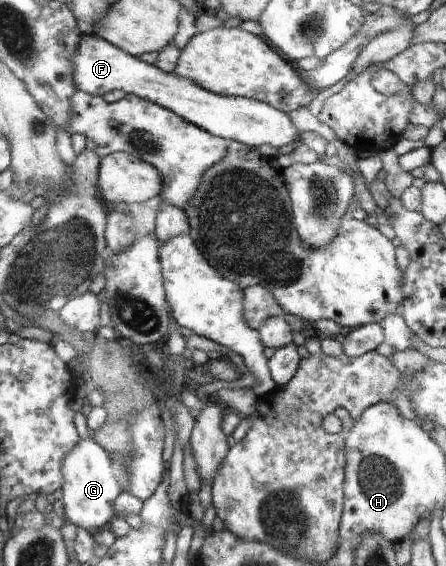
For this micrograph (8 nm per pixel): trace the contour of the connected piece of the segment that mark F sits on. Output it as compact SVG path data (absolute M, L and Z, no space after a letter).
M94 35L82 36L80 49L74 55L73 61L73 75L78 90L94 96L102 96L118 89L126 94L138 95L141 99L166 107L202 130L210 131L210 134L223 139L238 141L255 149L270 145L284 151L292 146L294 140L300 139L299 135L302 133L293 125L288 113L270 106L267 102L210 92L189 78L167 73Z

